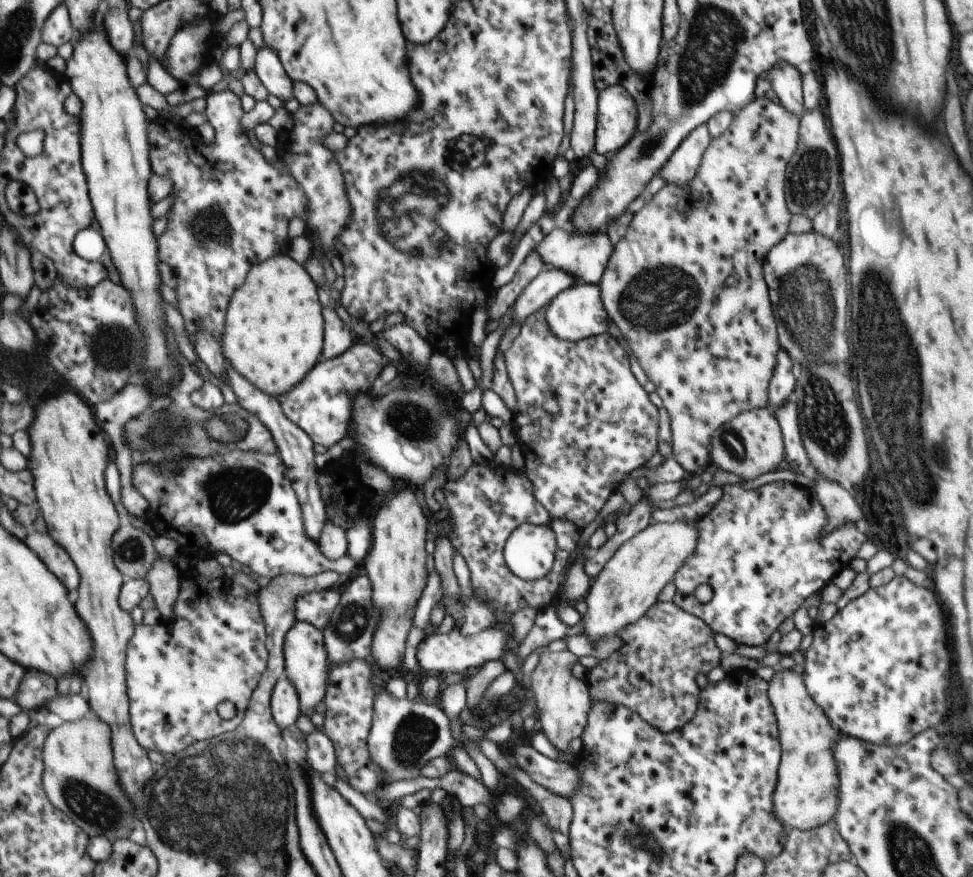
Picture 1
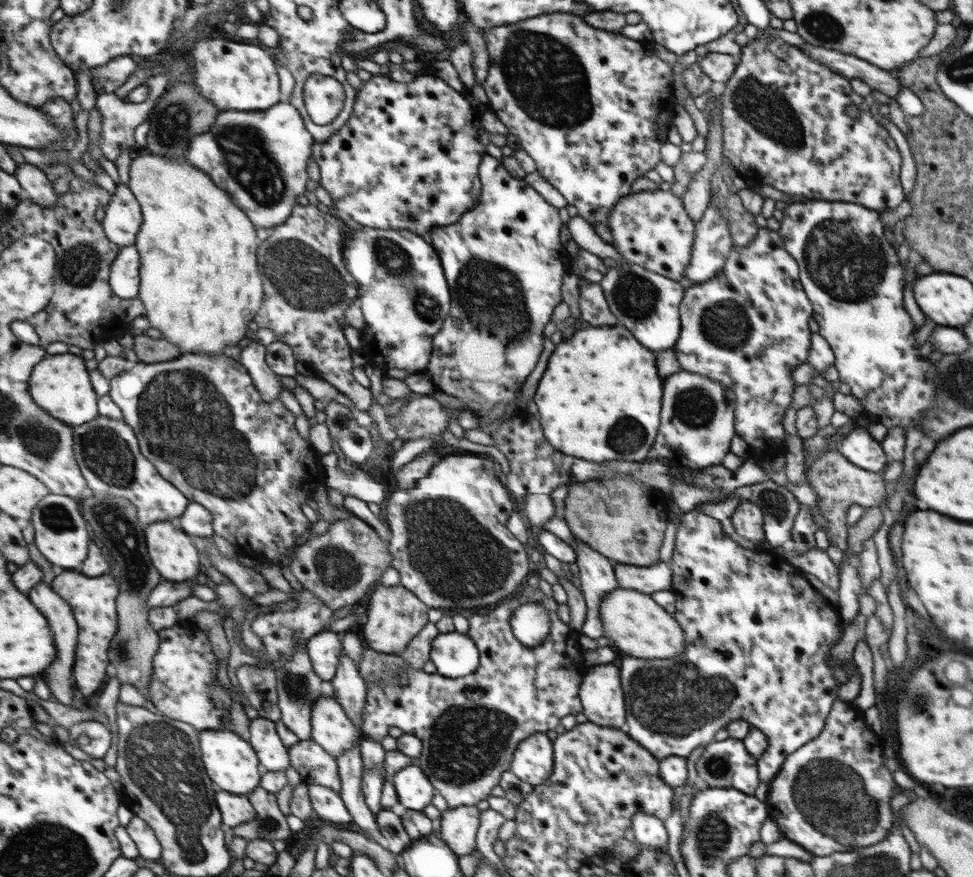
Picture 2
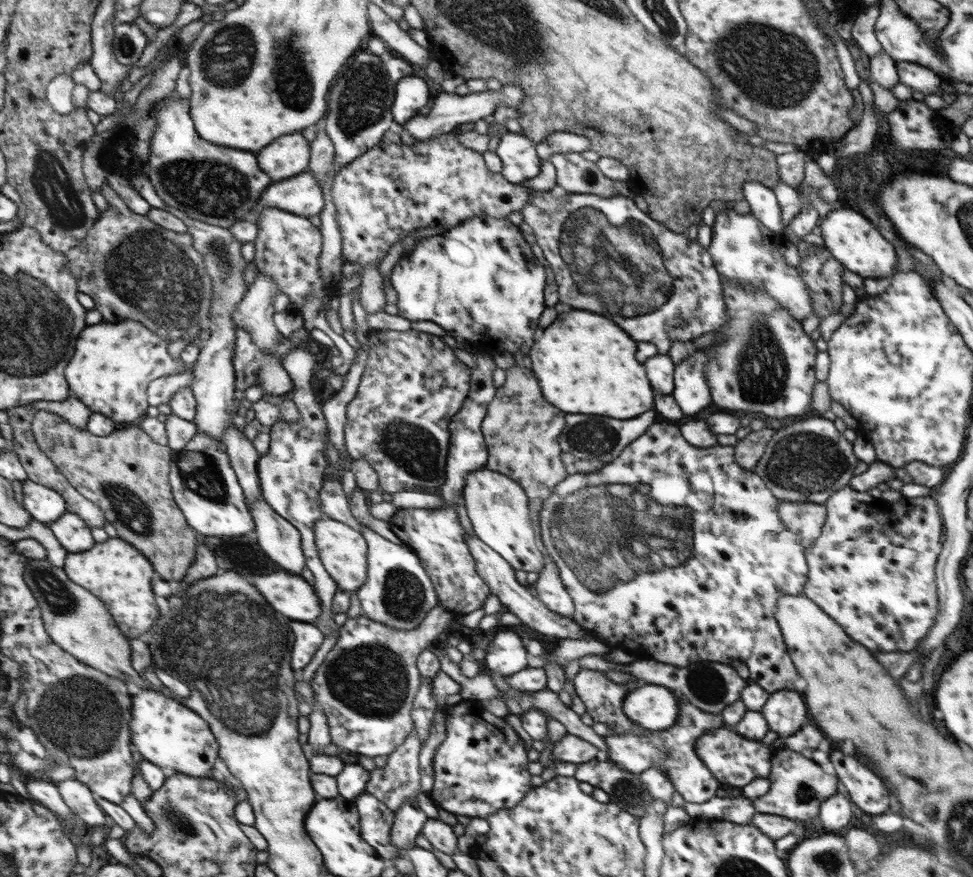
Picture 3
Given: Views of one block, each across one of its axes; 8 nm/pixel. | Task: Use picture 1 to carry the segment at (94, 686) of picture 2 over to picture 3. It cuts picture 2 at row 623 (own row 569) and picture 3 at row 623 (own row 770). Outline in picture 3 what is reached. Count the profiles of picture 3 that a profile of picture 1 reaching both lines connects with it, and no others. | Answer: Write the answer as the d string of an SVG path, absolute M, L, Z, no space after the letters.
M111 538L103 544L95 544L89 552L69 554L64 568L71 580L83 584L83 588L91 588L91 592L95 592L95 596L99 596L101 600L107 600L111 614L128 637L147 632L155 624L155 618L161 616L151 586L151 580L155 576L153 564L143 552L121 538Z

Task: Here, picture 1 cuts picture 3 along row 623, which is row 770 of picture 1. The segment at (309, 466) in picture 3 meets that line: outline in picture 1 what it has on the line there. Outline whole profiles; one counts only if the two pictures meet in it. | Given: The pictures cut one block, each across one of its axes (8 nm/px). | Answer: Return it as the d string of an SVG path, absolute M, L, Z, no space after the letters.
M321 729L310 734L307 742L309 746L307 760L313 769L320 773L334 773L338 764L334 741Z

